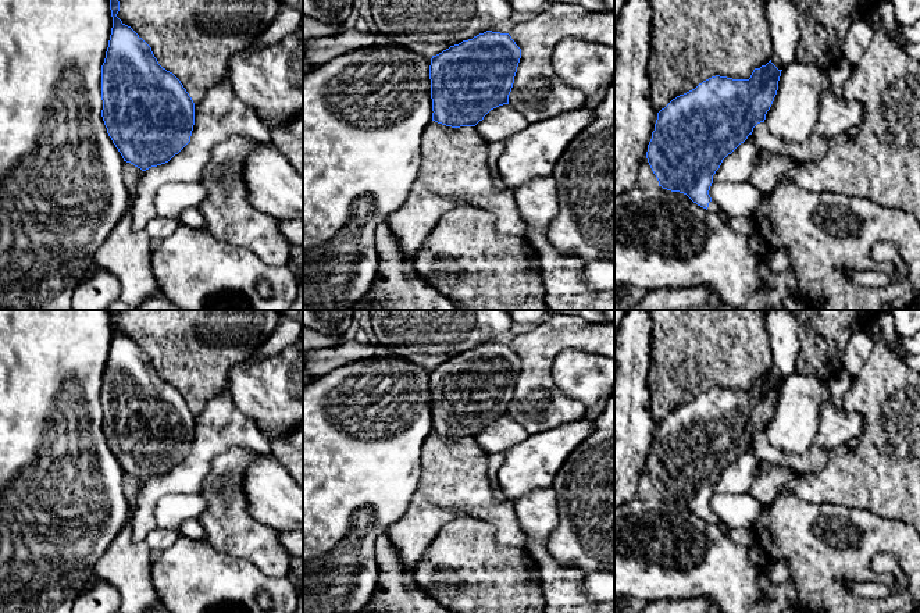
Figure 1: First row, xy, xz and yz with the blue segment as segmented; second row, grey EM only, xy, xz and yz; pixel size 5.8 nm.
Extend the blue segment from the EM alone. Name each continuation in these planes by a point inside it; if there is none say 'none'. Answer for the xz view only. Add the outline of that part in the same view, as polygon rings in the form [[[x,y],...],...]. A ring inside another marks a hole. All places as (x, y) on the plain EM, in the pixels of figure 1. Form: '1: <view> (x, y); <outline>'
none

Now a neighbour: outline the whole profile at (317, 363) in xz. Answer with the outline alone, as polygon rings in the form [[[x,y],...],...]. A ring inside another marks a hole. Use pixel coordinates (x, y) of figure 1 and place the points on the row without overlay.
[[[345,341],[336,346],[303,353],[303,366],[310,377],[317,378],[360,359],[389,356],[391,352],[382,345]]]

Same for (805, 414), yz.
[[[796,371],[782,379],[764,435],[773,446],[802,455],[813,445],[838,448],[863,430],[862,414],[837,409],[834,389],[827,382]]]

